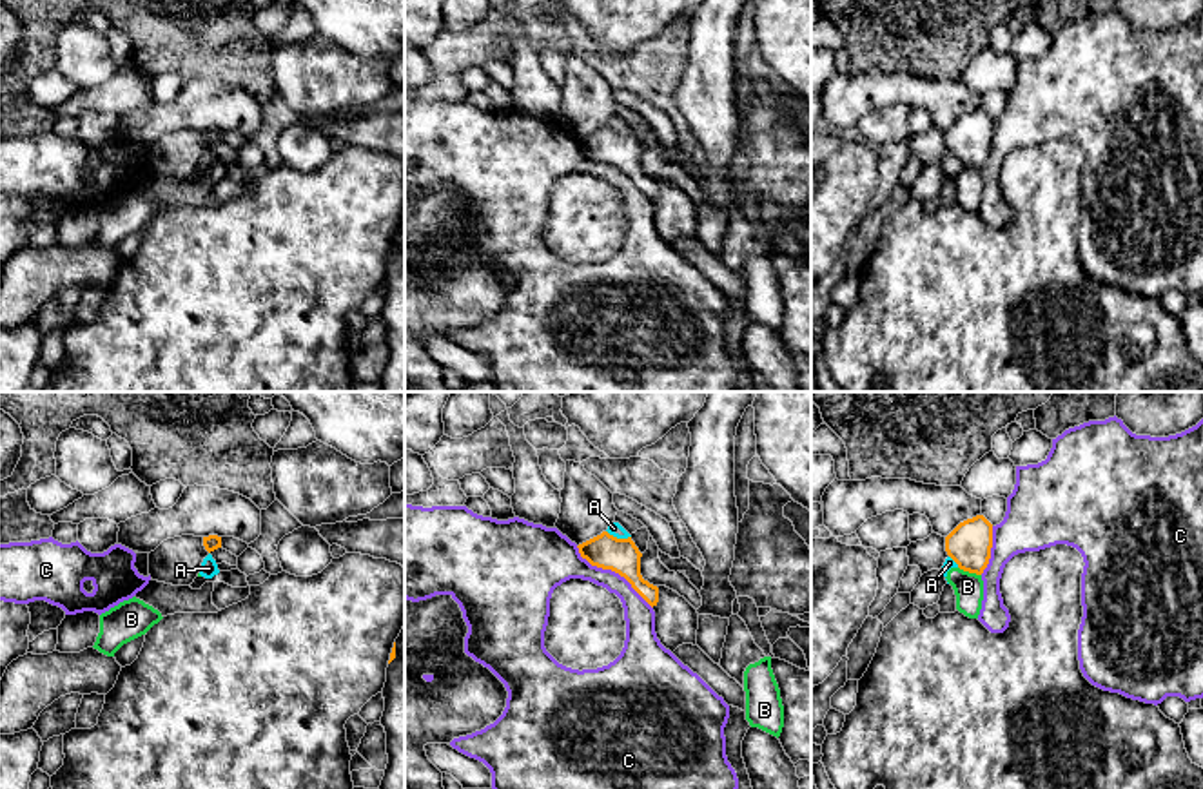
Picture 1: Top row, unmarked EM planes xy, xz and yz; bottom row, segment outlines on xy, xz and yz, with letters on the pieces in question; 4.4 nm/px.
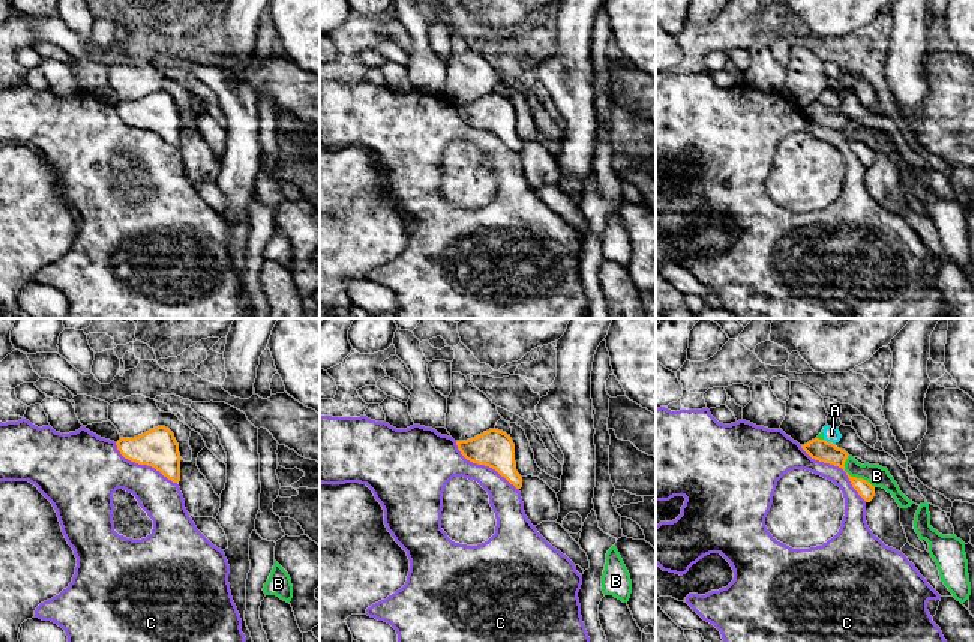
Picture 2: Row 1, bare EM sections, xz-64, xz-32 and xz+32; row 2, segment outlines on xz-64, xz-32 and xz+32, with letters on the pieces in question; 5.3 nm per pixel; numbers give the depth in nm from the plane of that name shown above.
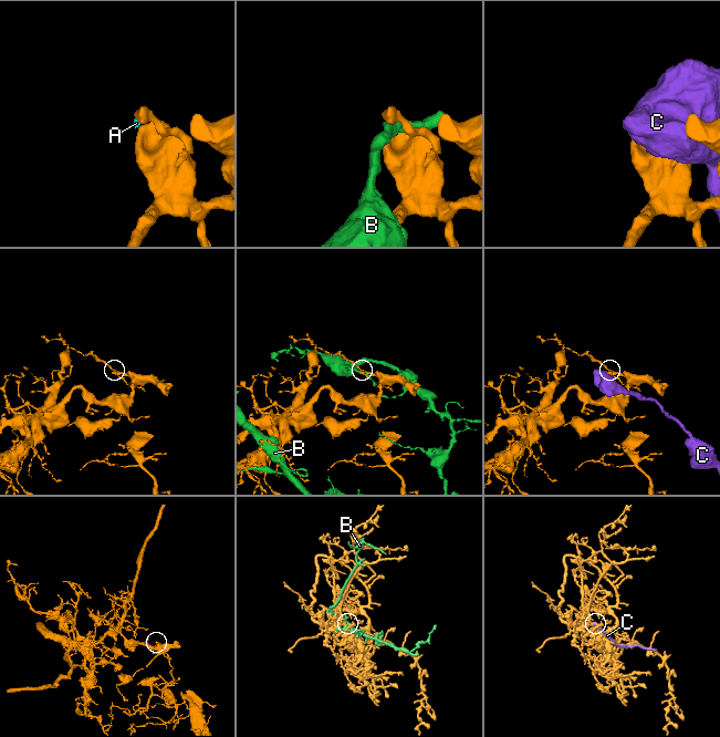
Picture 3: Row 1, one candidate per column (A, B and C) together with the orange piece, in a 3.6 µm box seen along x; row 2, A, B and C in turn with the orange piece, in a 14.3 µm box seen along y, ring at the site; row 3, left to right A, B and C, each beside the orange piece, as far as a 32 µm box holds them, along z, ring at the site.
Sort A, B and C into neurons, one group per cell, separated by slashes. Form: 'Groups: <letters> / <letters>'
Groups: A B / C

